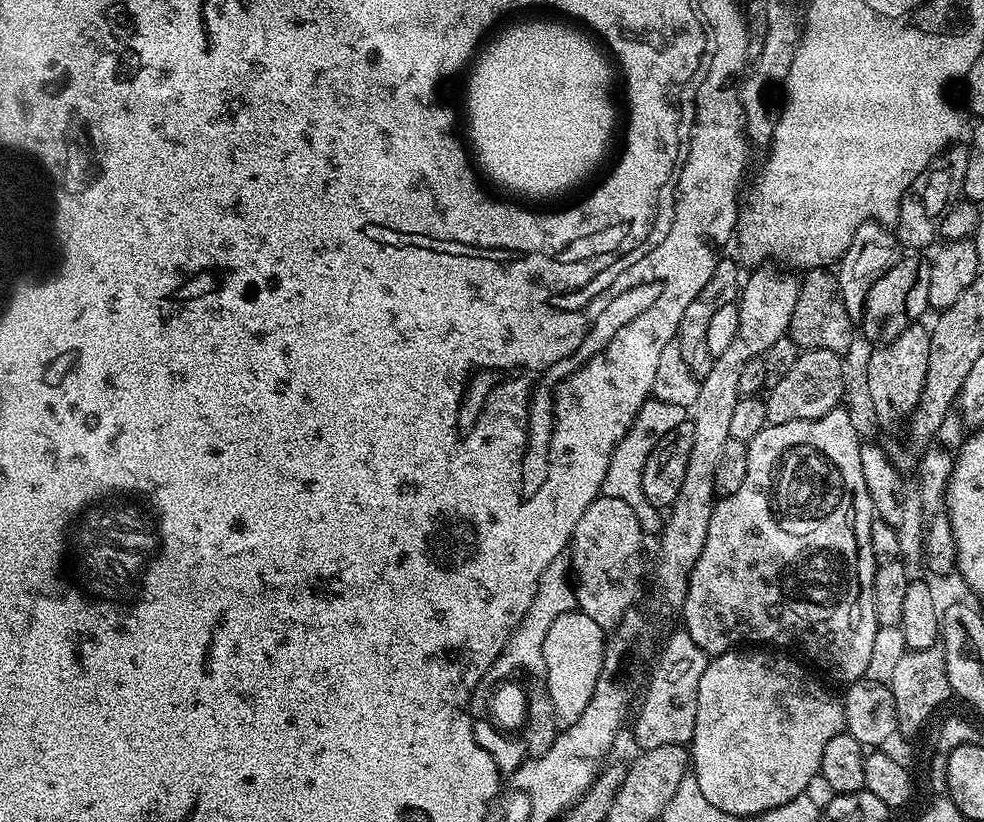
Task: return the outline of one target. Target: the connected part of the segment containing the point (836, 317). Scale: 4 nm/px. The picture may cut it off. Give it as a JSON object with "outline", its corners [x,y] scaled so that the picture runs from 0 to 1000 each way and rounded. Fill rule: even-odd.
{"outline":[[[840,325],[820,327],[813,341],[811,367],[807,367],[807,382],[801,393],[800,408],[814,425],[830,423],[858,431],[866,418],[866,399],[868,392],[864,382],[860,382],[849,335]]]}

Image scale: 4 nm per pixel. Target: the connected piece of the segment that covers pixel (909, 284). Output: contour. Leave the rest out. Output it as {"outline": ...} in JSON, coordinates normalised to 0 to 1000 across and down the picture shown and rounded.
{"outline":[[[925,309],[916,313],[896,338],[892,341],[884,350],[884,356],[881,359],[880,372],[874,388],[874,397],[879,409],[886,416],[886,418],[899,418],[907,415],[917,403],[924,398],[924,395],[932,393],[939,380],[942,381],[944,367],[944,333],[946,325],[941,316],[937,316],[936,310]]]}

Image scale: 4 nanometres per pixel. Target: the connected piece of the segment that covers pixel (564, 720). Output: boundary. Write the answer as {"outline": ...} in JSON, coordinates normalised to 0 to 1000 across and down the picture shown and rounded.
{"outline":[[[588,741],[572,745],[559,759],[550,783],[550,798],[555,825],[553,835],[561,854],[565,883],[569,891],[583,883],[591,873],[614,810],[615,787],[616,768]]]}

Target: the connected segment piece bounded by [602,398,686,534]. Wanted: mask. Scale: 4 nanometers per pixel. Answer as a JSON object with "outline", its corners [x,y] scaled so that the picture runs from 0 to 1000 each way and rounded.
{"outline":[[[666,484],[659,485],[652,494],[652,499],[648,499],[640,523],[636,523],[636,528],[628,538],[628,543],[620,557],[620,567],[616,572],[612,595],[613,602],[631,607],[632,611],[636,611],[638,616],[642,617],[654,650],[661,650],[661,647],[667,650],[673,642],[672,619],[666,618],[652,596],[652,572],[657,567],[657,557],[661,557],[668,538],[677,528],[681,528],[681,523],[688,521],[696,509],[697,499],[693,494],[681,494]]]}

